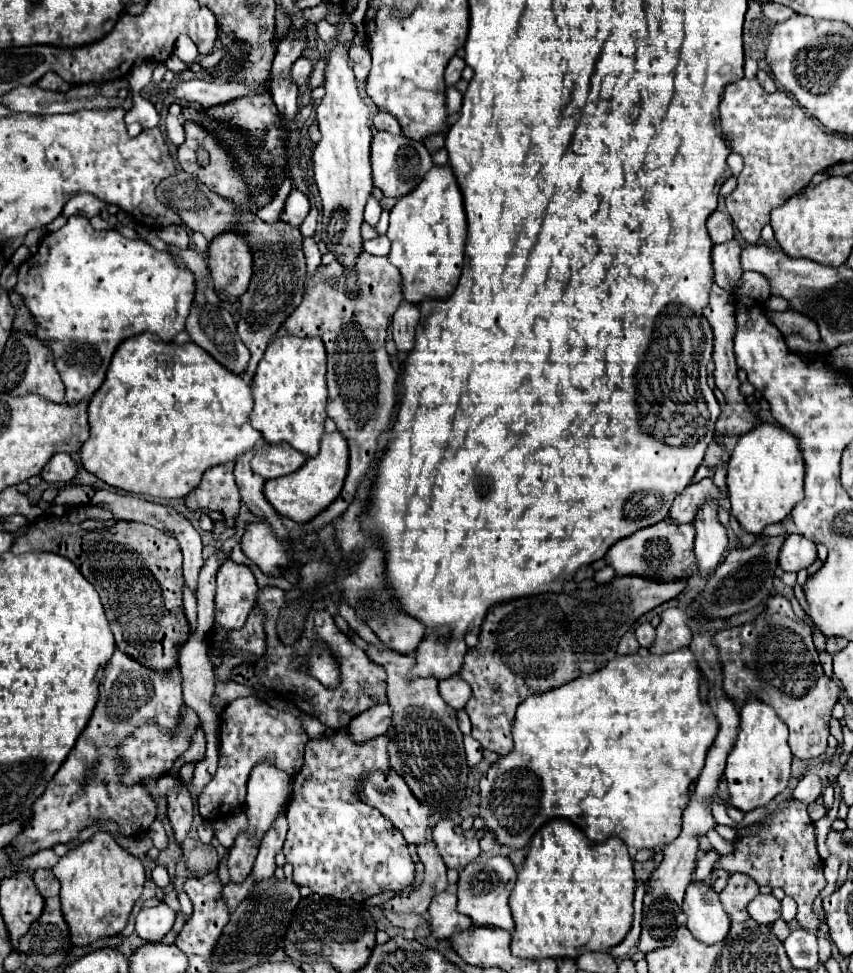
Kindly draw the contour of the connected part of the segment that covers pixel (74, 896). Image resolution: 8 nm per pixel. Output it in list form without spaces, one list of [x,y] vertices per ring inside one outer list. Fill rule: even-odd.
[[[98,832],[90,842],[70,850],[64,858],[60,858],[52,872],[62,886],[62,914],[74,946],[88,946],[100,938],[120,934],[128,924],[134,902],[142,896],[146,880],[142,862],[128,850],[120,848],[106,832]]]

